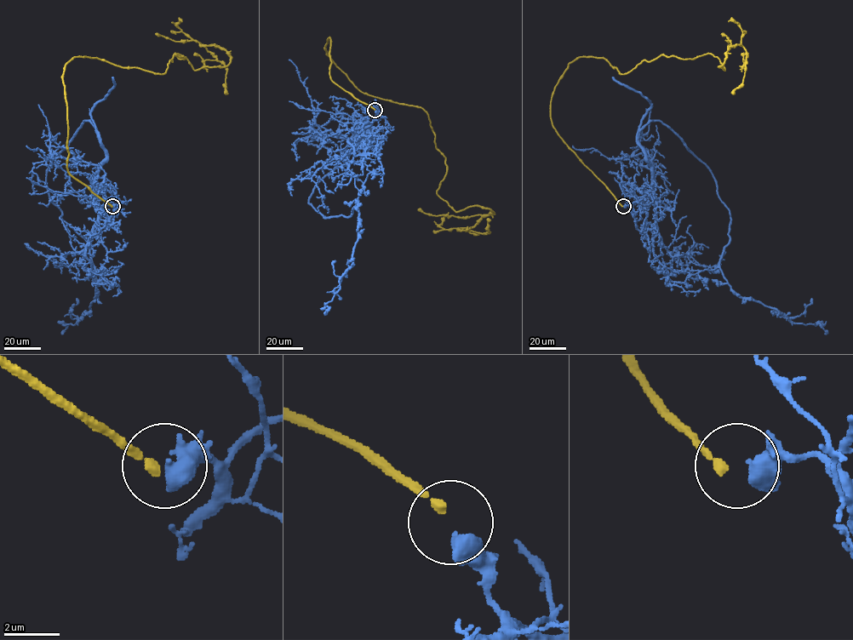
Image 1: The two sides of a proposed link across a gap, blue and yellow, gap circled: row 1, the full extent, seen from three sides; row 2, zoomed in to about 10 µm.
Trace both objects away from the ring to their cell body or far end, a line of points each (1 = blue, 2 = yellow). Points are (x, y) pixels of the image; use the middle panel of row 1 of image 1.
1: (375, 111), (357, 142), (348, 140), (348, 168), (363, 184), (357, 238), (324, 314)
2: (374, 109), (330, 79), (329, 37), (360, 90), (426, 112), (437, 194), (493, 213), (468, 230), (490, 220)

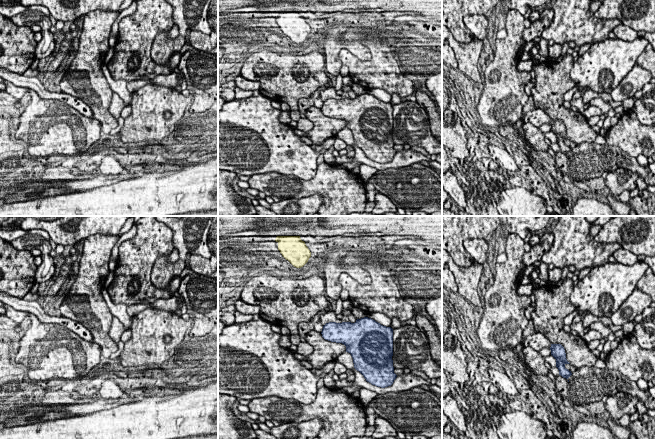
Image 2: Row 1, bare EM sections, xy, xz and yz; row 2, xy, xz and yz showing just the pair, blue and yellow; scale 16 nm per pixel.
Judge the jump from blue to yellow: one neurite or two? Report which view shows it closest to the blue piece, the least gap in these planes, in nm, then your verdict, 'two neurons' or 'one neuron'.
xz | 1000 nm | two neurons

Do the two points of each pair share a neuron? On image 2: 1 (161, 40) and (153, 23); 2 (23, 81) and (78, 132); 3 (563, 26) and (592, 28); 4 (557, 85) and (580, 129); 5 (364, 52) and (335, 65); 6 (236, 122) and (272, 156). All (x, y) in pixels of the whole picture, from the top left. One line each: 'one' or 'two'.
1: two
2: two
3: one
4: one
5: one
6: one

